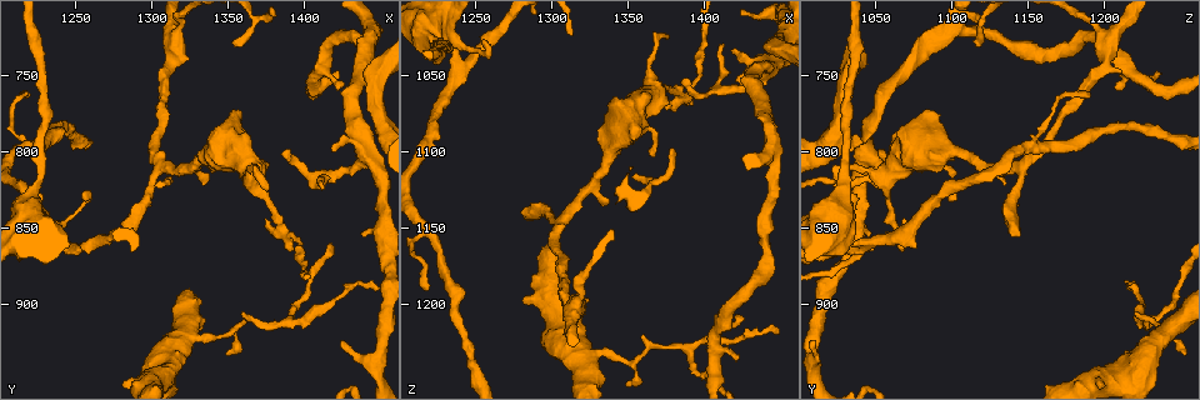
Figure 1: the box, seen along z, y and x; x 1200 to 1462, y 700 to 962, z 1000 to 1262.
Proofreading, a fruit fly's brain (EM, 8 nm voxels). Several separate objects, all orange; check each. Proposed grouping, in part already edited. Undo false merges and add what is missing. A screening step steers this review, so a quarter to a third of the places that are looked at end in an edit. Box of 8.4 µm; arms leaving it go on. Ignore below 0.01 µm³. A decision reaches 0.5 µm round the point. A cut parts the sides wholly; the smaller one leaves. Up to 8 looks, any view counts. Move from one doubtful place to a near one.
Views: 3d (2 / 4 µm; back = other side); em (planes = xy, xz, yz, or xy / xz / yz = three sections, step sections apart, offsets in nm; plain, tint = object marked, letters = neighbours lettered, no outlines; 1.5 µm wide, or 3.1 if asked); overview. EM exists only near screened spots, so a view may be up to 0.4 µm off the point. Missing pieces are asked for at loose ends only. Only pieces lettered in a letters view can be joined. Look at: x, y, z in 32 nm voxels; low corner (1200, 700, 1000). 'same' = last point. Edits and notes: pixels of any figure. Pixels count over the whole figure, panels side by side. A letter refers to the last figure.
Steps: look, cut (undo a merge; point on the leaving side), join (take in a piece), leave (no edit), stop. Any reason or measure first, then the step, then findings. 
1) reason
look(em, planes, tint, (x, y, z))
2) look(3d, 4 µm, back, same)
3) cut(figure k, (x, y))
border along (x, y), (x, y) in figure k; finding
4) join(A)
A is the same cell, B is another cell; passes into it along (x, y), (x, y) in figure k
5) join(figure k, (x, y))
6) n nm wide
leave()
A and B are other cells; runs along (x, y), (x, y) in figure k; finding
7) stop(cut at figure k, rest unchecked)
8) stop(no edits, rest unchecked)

thin end
look(em, yz, step 4, tint, (1418, 798, 1032))

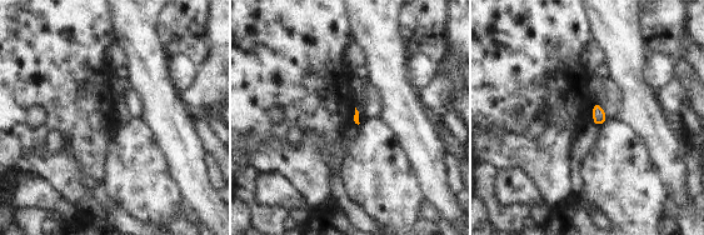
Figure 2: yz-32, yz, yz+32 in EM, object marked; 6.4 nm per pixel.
cut it another way
look(em, xz, step 8, letters, same)

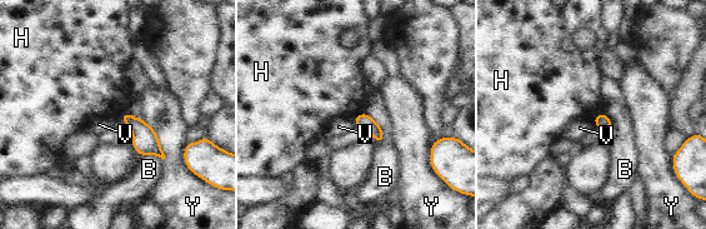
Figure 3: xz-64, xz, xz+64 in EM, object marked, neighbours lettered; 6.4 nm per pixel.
leave()
B, H, V and Y are other cells; border along (604, 113), (592, 117) in figure 3; none of them fits

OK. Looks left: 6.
thick end
look(em, xz, step 8, letters, (1358, 772, 1084))

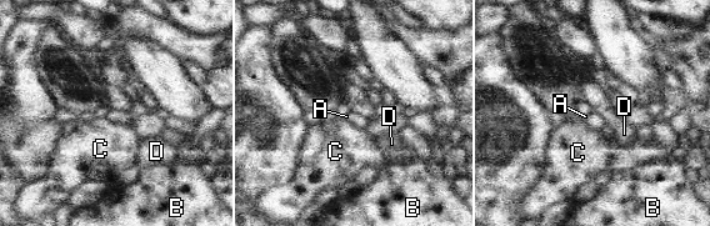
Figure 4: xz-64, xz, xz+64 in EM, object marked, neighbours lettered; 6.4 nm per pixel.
look(em, planes, letters, same)

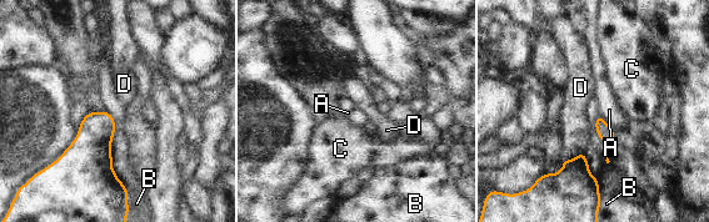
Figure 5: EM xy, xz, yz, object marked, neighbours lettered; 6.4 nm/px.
leave()
A, B, C and D are other cells; border along (599, 114), (612, 127) in figure 5; no lettered piece goes on from it

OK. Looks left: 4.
sharp bend
look(em, planes, letters, (1348, 920, 1236))

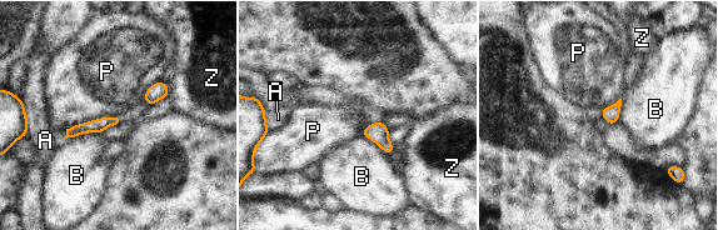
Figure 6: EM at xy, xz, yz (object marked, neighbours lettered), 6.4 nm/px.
90 nm wide
leave()
A, B, P and Z are other cells; runs along (118, 119), (69, 134) in figure 6; all the same neuron

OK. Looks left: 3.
stop(no edits, rest unchecked)

